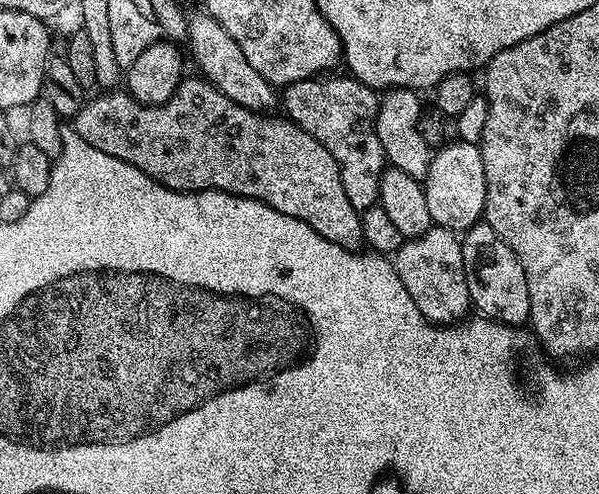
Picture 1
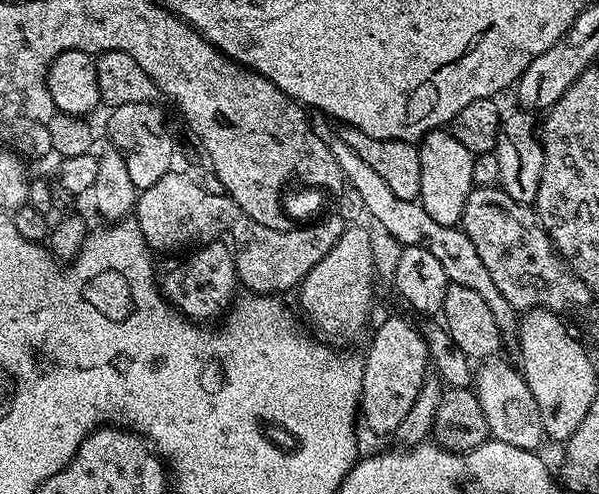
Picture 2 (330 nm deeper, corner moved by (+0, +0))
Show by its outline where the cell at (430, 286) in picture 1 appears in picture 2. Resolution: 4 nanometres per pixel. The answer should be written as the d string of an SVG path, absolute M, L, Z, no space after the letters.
M500 359L481 360L474 372L474 391L482 406L482 414L486 414L489 437L506 442L506 446L518 446L527 452L539 449L539 444L545 443L546 437L538 402L534 402L534 394L530 394L530 386L526 386L519 367L512 365L511 368Z

